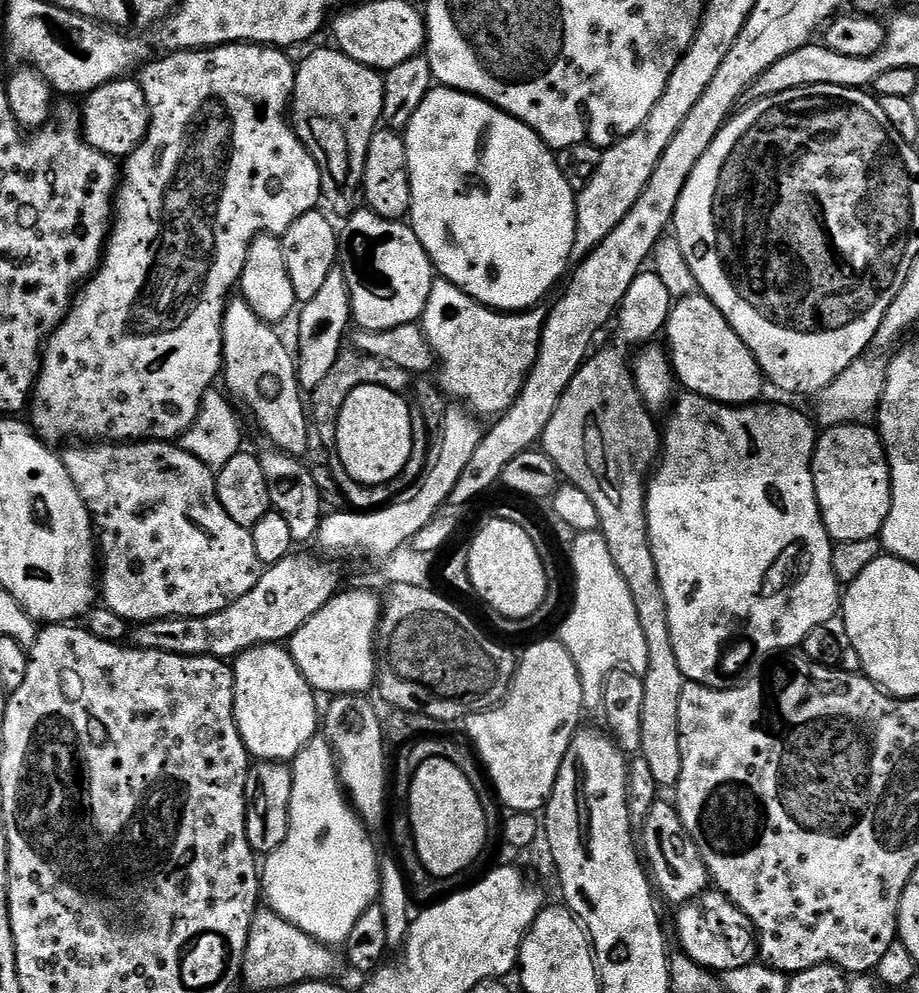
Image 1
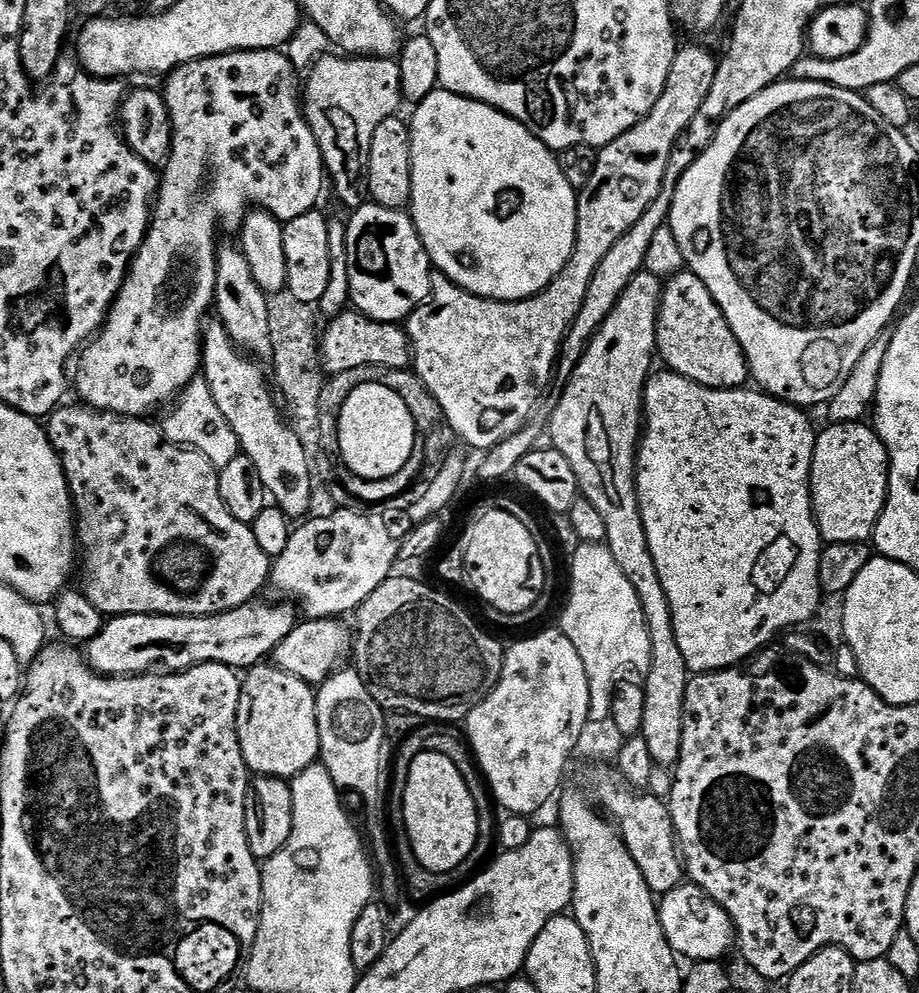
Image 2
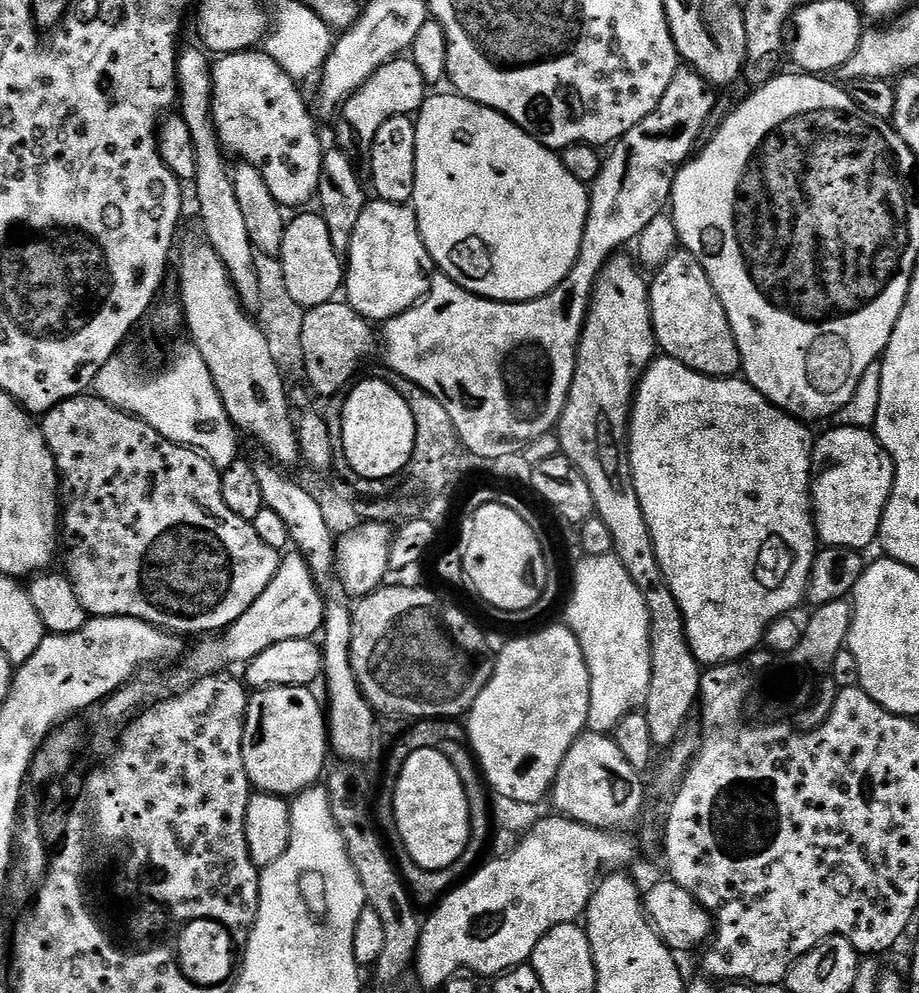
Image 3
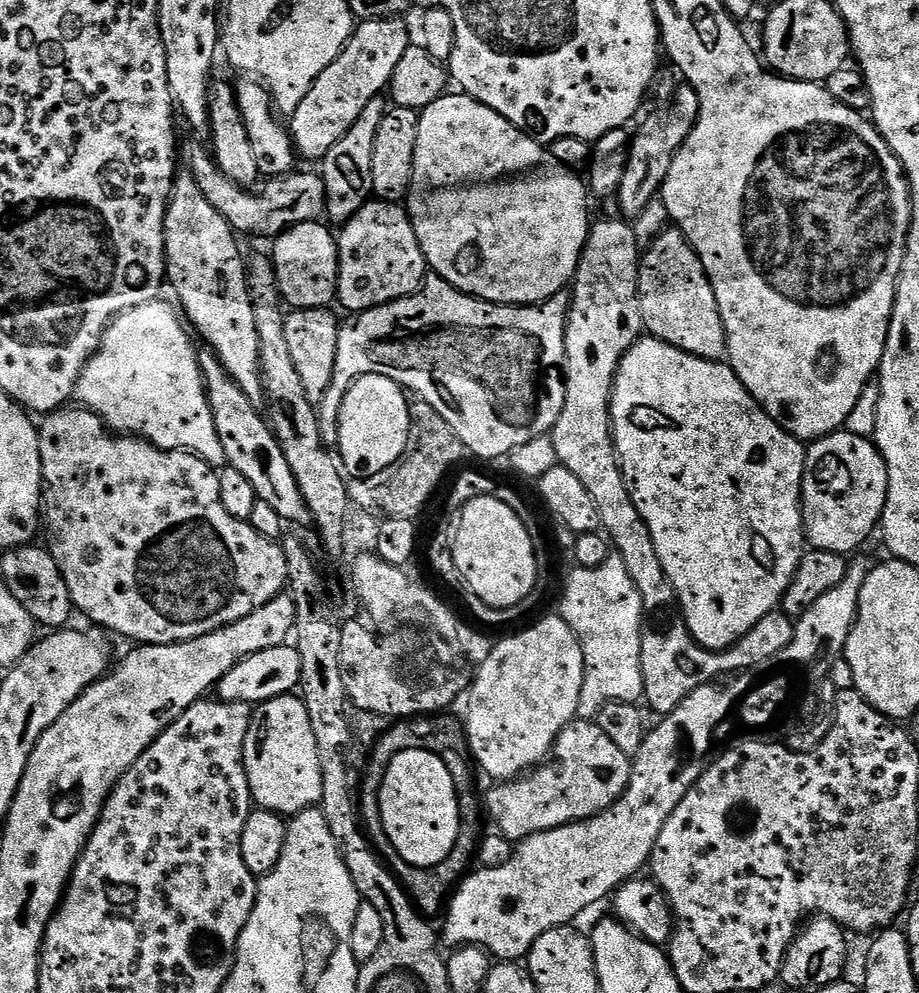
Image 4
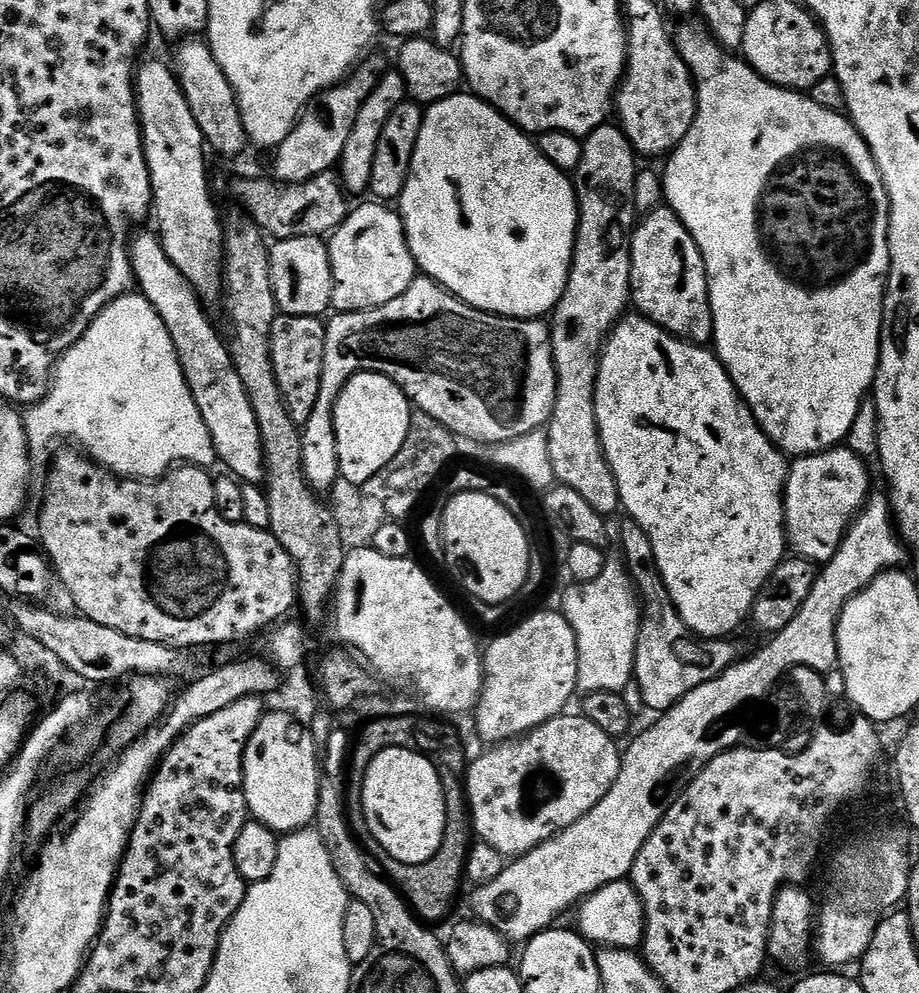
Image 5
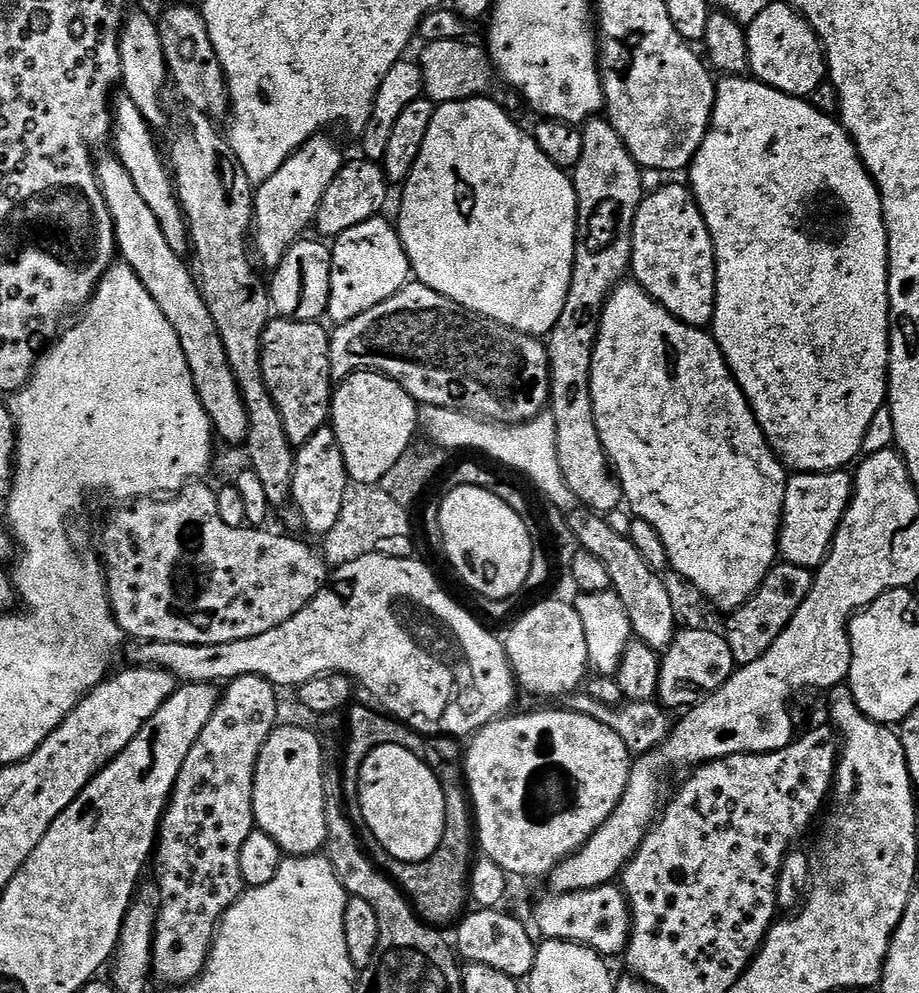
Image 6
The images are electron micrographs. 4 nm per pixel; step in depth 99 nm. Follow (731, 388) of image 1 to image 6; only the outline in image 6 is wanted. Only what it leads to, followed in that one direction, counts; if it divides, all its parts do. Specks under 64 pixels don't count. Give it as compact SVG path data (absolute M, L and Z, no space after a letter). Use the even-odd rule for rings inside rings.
M665 183L658 191L647 193L644 199L641 200L636 211L636 217L634 218L634 226L632 227L632 263L630 265L630 276L635 283L642 286L642 290L650 298L654 298L654 302L658 302L666 311L674 314L674 318L678 318L695 328L707 329L711 325L714 318L714 310L716 309L716 251L708 233L708 227L704 224L704 220L700 216L700 209L696 207L696 200L692 196L691 187L685 186L683 183L681 184Z

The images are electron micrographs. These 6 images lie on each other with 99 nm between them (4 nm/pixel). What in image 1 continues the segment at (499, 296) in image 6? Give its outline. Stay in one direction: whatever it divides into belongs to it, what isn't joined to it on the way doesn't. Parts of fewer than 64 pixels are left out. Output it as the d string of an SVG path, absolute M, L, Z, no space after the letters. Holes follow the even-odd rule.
M443 86L433 87L432 91L426 94L422 106L414 110L414 118L410 118L408 127L403 129L402 135L408 147L408 173L412 187L410 223L414 234L418 234L418 242L422 242L426 254L432 260L433 269L443 279L458 286L466 294L470 294L470 298L474 298L480 304L485 304L487 308L494 308L498 312L523 312L537 307L541 303L540 299L560 279L561 281L565 279L569 271L568 264L570 265L572 260L572 247L576 241L577 193L570 186L570 182L566 182L553 149L549 148L530 126L526 126L509 112L503 112L487 100L472 96L469 92L459 92Z

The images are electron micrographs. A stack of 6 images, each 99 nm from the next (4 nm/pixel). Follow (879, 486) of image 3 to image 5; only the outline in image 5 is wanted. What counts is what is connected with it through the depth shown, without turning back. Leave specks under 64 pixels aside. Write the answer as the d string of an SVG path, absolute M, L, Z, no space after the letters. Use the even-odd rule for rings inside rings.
M837 446L820 452L817 456L798 456L791 461L788 480L784 484L784 535L789 549L792 548L801 560L811 560L817 566L823 566L834 558L844 535L852 527L853 520L860 515L860 509L868 503L868 468L858 454L846 446Z

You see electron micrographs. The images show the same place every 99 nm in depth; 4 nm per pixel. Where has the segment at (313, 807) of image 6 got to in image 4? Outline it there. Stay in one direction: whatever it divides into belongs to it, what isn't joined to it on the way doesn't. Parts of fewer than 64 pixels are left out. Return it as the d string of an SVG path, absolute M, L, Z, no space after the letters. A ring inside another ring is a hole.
M299 695L279 696L255 705L251 709L250 726L246 730L244 743L244 769L252 799L263 811L279 812L291 818L303 808L319 805L322 798L323 770L319 764L318 746L315 745L314 731L311 729L310 714Z

